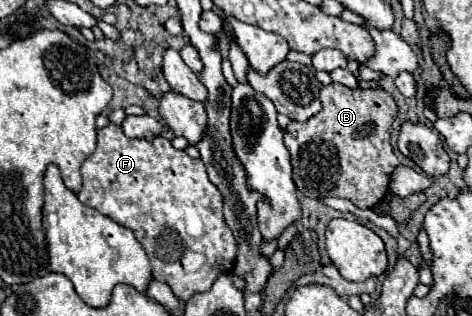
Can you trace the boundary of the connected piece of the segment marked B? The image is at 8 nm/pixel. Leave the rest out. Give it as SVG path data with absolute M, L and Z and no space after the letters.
M329 84L321 88L323 110L307 122L289 122L285 128L285 146L291 152L293 182L309 198L339 196L355 202L359 208L373 208L387 194L391 174L399 166L399 160L391 148L391 124L397 116L397 104L393 96L381 88L377 90L351 90L341 84Z

